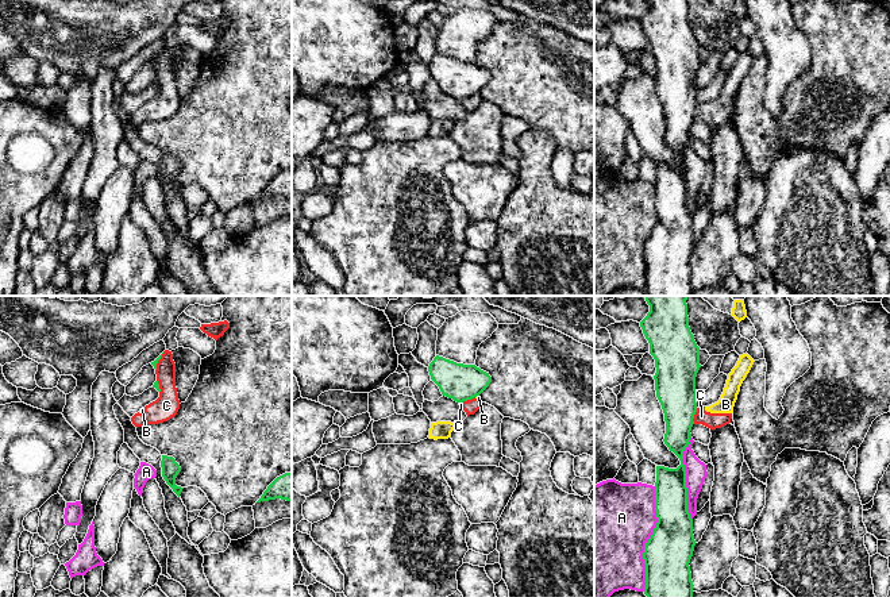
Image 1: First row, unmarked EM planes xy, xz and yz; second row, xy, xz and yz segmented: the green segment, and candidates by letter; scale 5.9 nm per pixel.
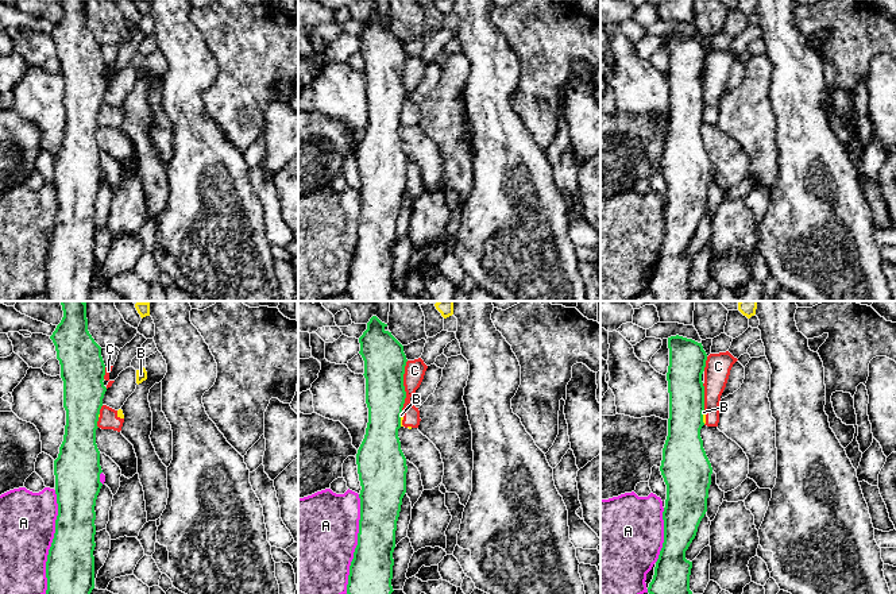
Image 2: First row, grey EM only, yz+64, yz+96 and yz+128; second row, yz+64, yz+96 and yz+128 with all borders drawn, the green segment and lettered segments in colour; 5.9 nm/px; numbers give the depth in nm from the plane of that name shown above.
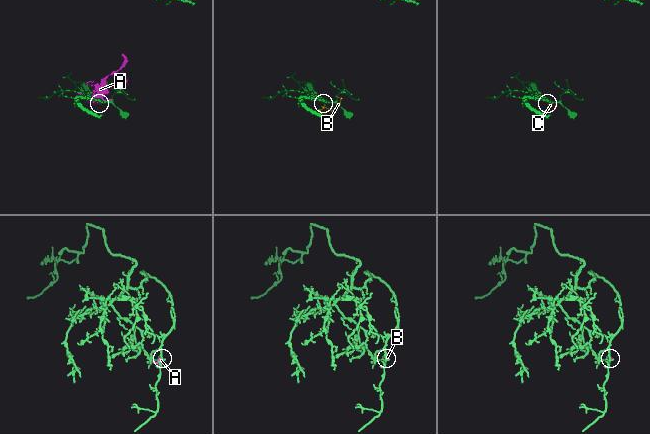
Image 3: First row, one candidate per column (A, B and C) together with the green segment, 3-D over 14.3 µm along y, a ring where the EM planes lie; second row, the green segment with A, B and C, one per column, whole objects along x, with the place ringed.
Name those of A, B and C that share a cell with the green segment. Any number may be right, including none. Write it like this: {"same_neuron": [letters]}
{"same_neuron": []}

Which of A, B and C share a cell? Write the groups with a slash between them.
A B C

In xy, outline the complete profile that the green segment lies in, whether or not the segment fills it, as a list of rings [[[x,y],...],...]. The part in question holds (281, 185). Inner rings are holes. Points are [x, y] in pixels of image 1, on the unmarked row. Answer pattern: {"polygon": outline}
{"polygon": [[[292,170],[277,174],[257,200],[276,196],[292,199]]]}

